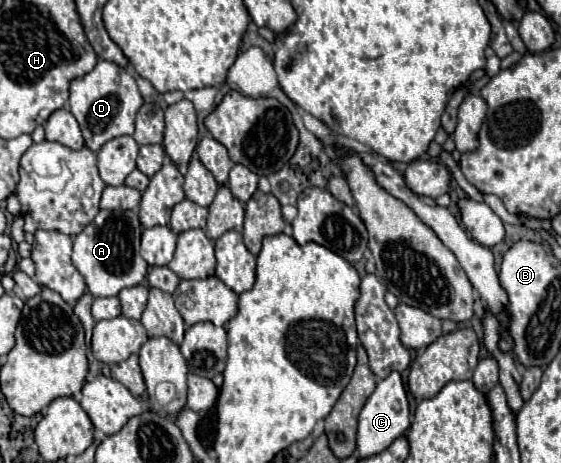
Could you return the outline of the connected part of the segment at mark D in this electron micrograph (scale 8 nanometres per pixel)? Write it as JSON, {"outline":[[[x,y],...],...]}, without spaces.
{"outline":[[[100,60],[92,72],[70,84],[70,112],[78,120],[86,146],[92,152],[98,152],[112,138],[134,134],[134,118],[142,102],[134,76],[108,60]]]}

